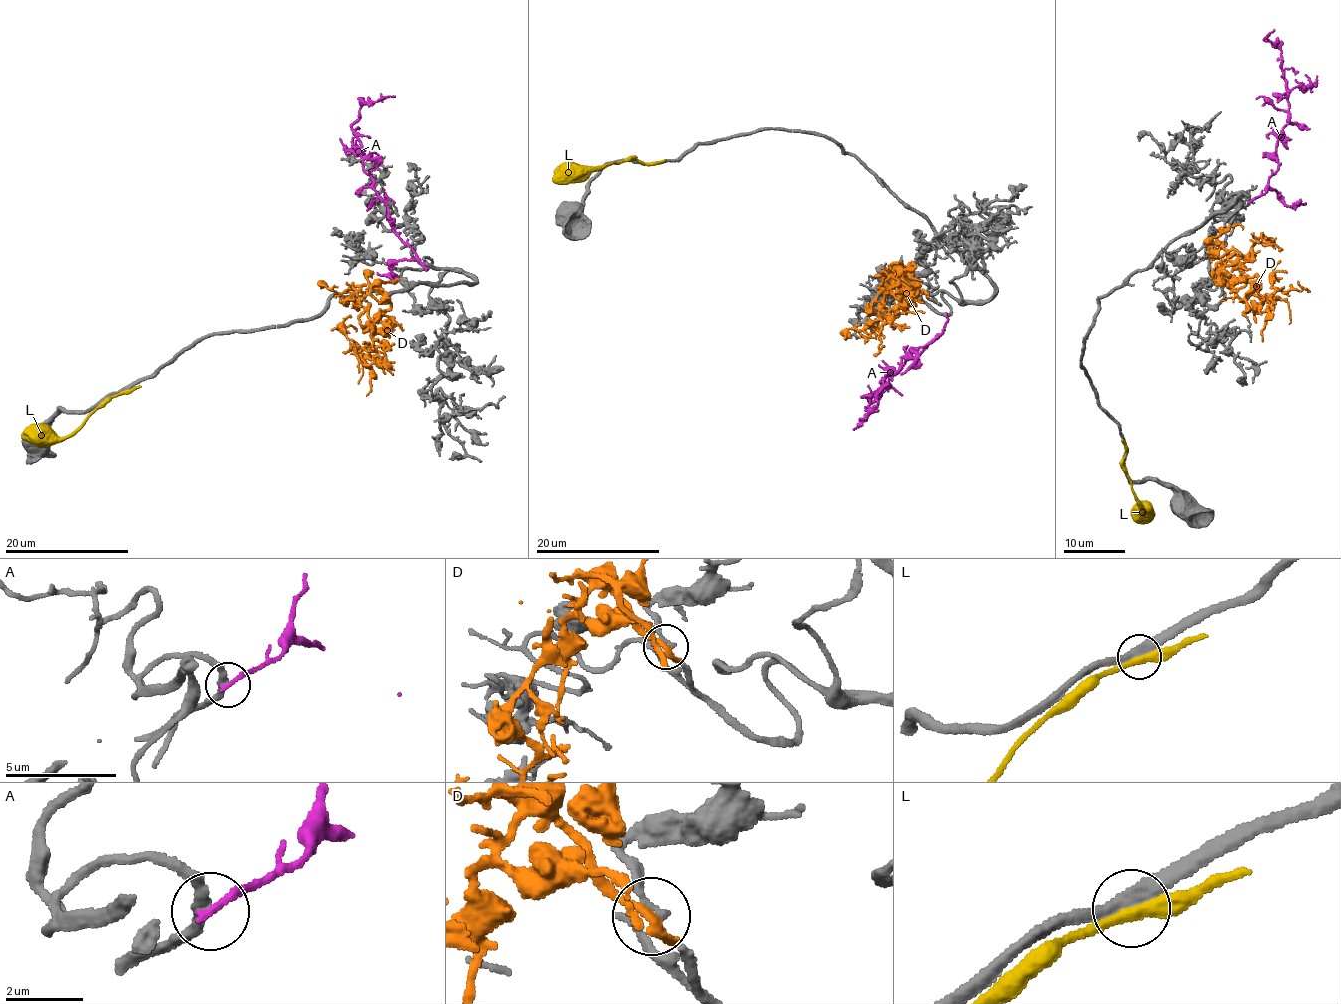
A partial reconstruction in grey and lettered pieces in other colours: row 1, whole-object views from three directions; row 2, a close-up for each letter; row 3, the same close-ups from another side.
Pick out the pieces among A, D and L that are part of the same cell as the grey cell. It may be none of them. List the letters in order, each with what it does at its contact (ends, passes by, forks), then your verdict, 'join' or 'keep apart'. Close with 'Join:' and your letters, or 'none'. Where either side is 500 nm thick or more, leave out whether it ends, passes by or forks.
A: it ends there; keep apart
D: it ends there; join
L: it passes by; keep apart
Join: D

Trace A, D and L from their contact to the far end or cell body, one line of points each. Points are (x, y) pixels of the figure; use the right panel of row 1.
A: (1250, 201), (1265, 193), (1268, 179), (1277, 170), (1278, 135), (1288, 123), (1279, 48), (1267, 37), (1274, 29)
D: (1226, 230), (1213, 242), (1242, 256), (1213, 276), (1219, 263), (1220, 282), (1262, 300), (1253, 312), (1280, 262)
L: (1127, 450), (1122, 467), (1142, 509), (1148, 505), (1146, 516)

